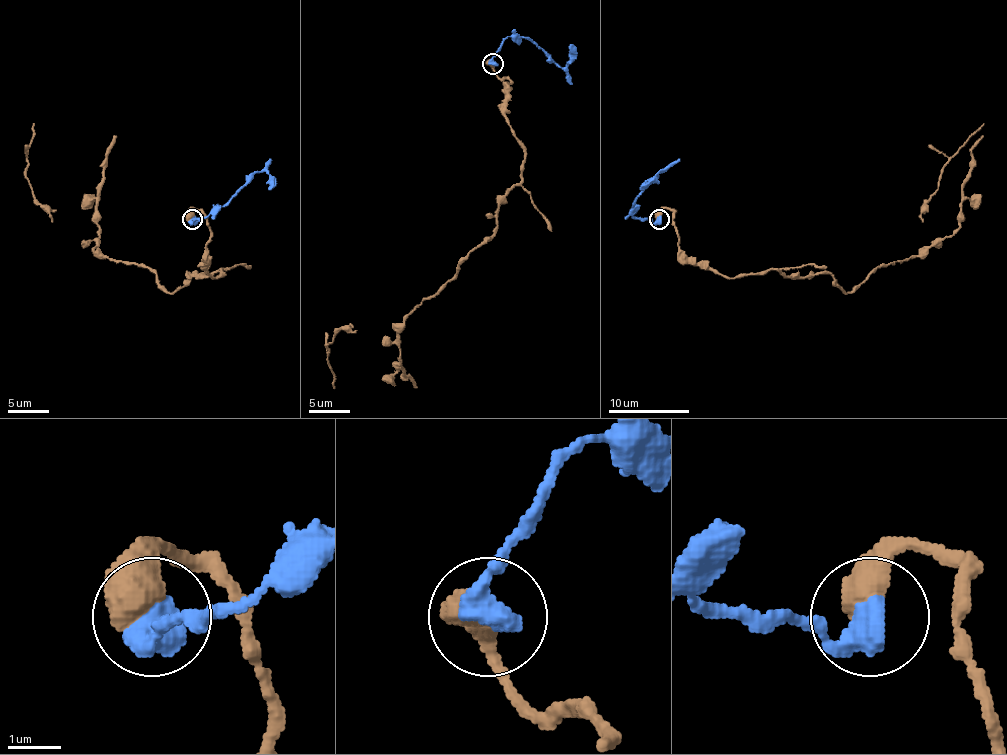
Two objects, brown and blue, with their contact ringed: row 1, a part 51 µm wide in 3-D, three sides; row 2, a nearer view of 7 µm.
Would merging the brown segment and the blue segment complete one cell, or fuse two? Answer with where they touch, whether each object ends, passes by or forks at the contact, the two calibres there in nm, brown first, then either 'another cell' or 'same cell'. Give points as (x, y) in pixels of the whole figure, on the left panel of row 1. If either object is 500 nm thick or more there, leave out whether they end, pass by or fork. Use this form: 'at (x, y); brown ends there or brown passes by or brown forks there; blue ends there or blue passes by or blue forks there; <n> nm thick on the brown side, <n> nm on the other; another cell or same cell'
at (192, 219); 650 nm thick on the brown side, 650 nm on the other; same cell

